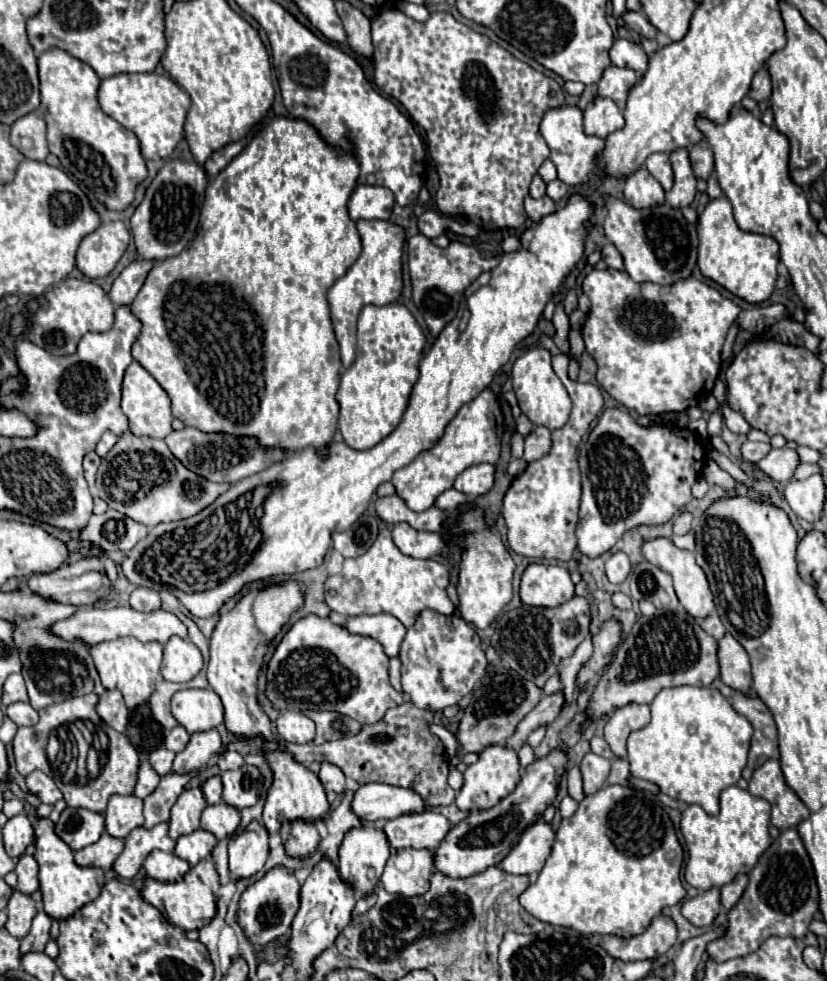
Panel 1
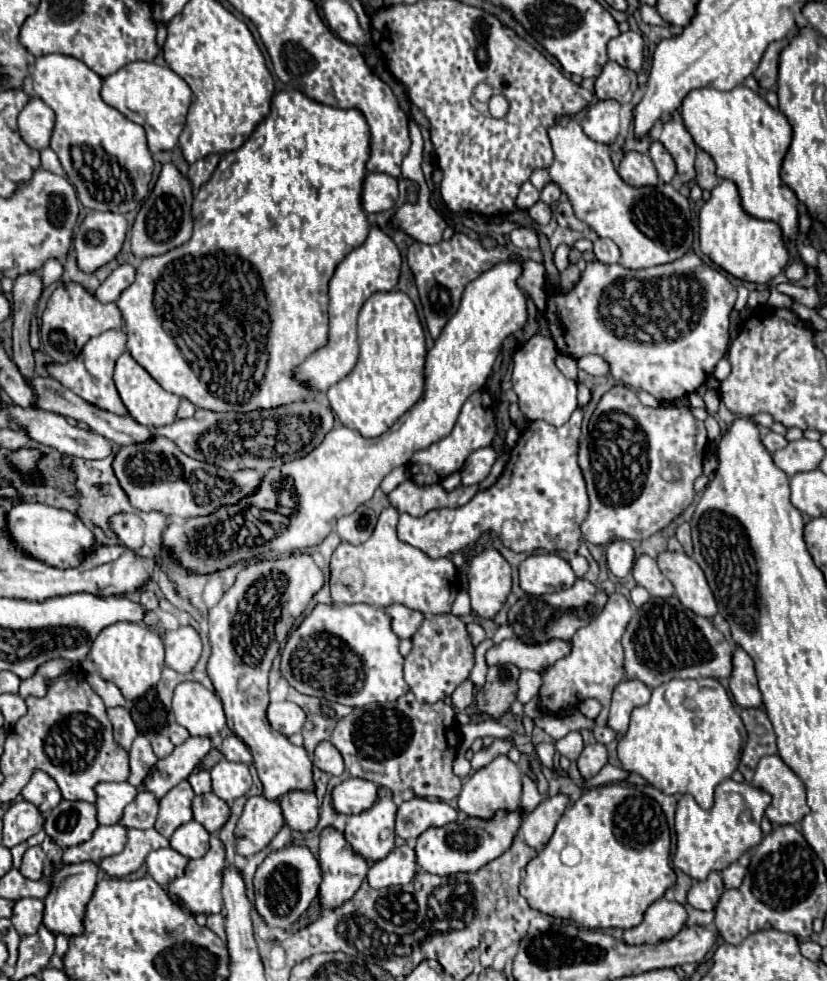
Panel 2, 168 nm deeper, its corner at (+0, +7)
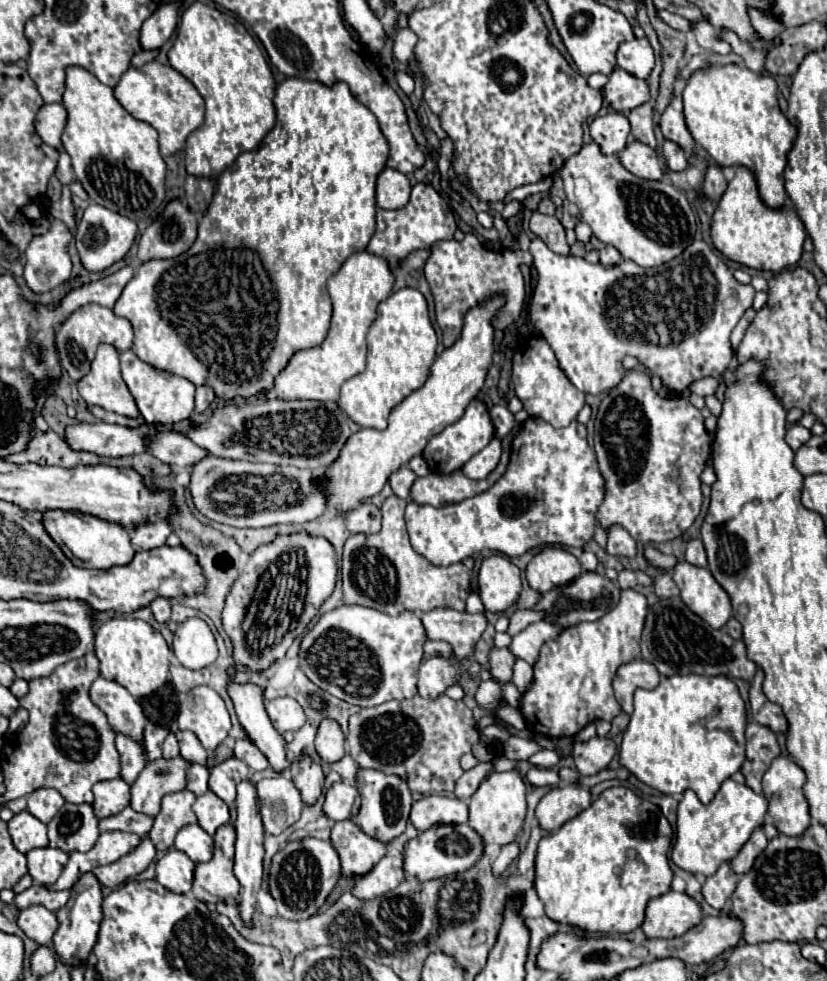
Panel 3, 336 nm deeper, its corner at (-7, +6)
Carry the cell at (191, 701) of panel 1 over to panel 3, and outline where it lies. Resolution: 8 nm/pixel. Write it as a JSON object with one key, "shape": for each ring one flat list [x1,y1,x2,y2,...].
{"shape":[[195,687,185,695,177,725,181,731,193,731,207,751,213,751,231,729,223,699,209,687]]}

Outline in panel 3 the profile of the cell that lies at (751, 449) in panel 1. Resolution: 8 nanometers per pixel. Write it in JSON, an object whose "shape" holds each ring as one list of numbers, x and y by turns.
{"shape":[[791,425,789,429,787,429,787,435,785,435,785,441,789,443,789,447,793,449,793,451,797,451,803,443,807,443,811,439,811,431,807,429,807,427,803,427,803,425]]}

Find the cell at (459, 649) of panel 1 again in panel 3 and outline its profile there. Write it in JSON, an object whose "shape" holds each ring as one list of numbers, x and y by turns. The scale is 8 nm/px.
{"shape":[[451,659,451,663,447,661,425,661,419,667,419,683,417,683,417,691,421,697,439,697,451,683,455,683,461,675,461,665,457,663,457,659]]}

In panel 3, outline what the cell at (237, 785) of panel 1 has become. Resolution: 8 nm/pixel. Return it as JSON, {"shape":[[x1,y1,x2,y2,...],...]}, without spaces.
{"shape":[[231,757,219,765,215,765,211,769,211,777,209,777,209,789,223,799,227,805,231,805,235,801,235,787,249,777,249,767,239,761,237,757]]}

